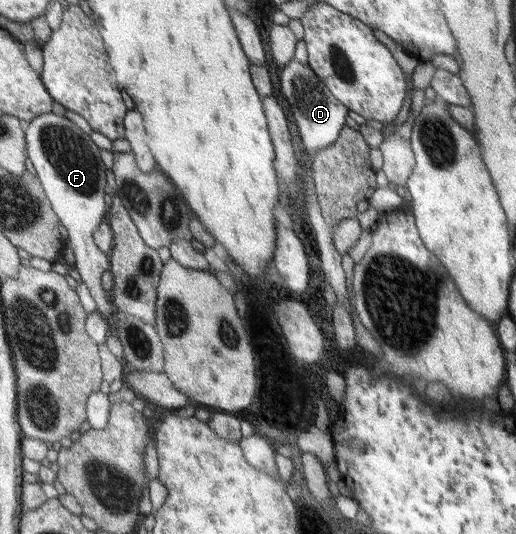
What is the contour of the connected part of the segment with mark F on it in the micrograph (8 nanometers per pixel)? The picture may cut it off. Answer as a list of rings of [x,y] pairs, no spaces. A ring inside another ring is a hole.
[[[51,111],[38,114],[24,123],[23,129],[28,166],[40,180],[46,199],[67,232],[69,246],[75,257],[73,267],[92,296],[95,311],[105,322],[111,323],[115,308],[107,300],[107,291],[103,290],[100,283],[101,274],[110,268],[110,259],[95,246],[92,239],[93,232],[105,216],[105,167],[99,160],[99,148],[73,122]]]

